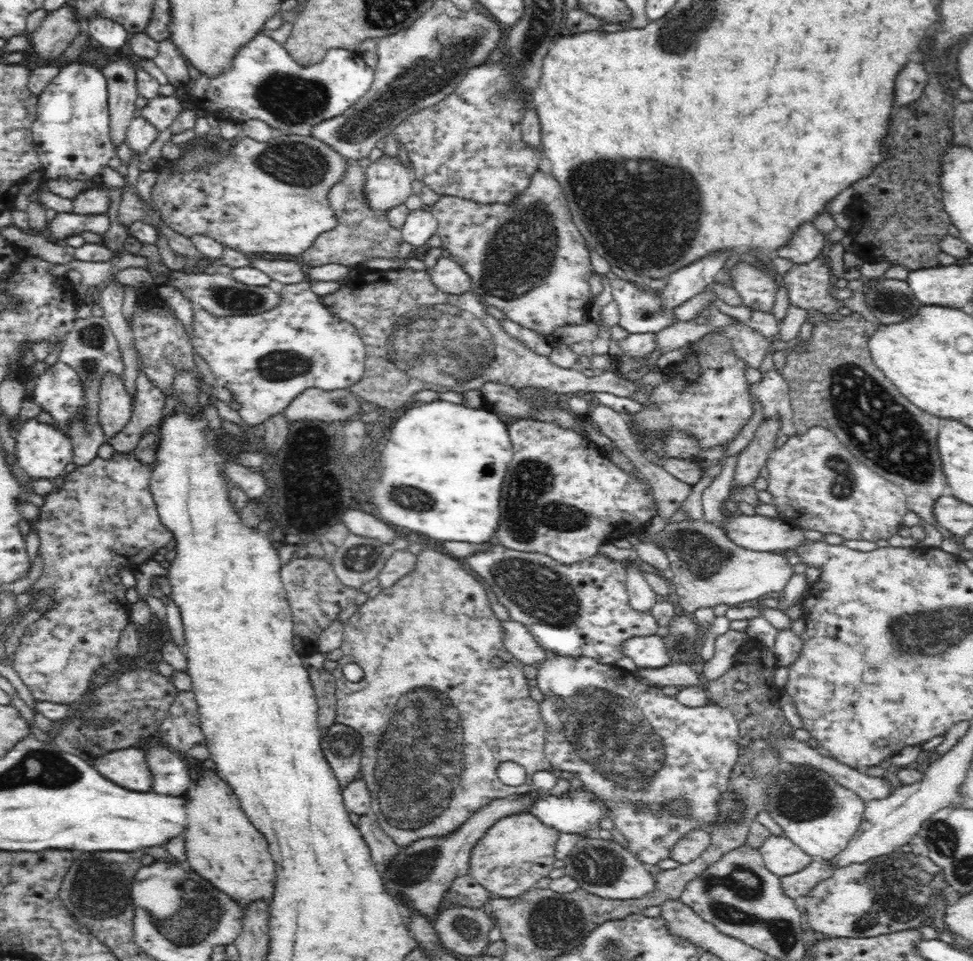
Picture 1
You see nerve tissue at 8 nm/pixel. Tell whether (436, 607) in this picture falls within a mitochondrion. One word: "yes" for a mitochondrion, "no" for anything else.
yes

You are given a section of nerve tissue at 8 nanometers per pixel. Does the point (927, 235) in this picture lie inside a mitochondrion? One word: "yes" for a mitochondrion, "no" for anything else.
no

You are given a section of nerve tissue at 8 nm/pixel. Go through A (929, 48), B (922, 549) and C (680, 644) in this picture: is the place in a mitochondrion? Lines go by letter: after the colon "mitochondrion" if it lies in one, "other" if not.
A: other
B: other
C: mitochondrion

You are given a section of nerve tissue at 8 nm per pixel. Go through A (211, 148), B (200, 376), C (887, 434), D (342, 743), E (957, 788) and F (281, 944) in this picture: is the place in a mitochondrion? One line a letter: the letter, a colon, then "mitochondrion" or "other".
A: mitochondrion
B: other
C: mitochondrion
D: mitochondrion
E: other
F: other

